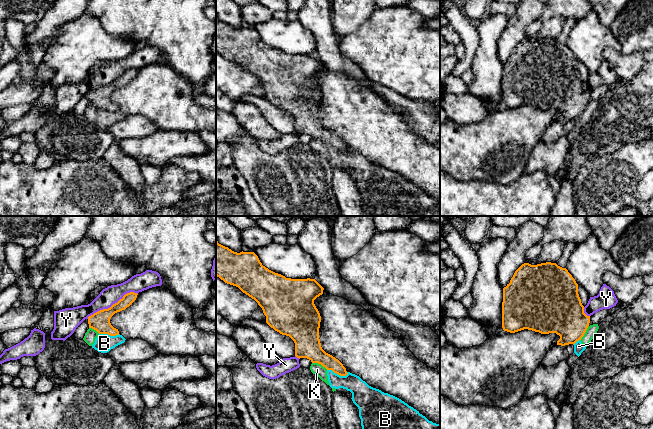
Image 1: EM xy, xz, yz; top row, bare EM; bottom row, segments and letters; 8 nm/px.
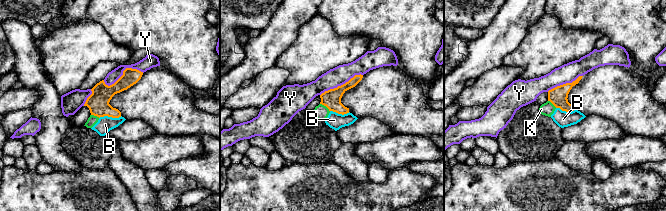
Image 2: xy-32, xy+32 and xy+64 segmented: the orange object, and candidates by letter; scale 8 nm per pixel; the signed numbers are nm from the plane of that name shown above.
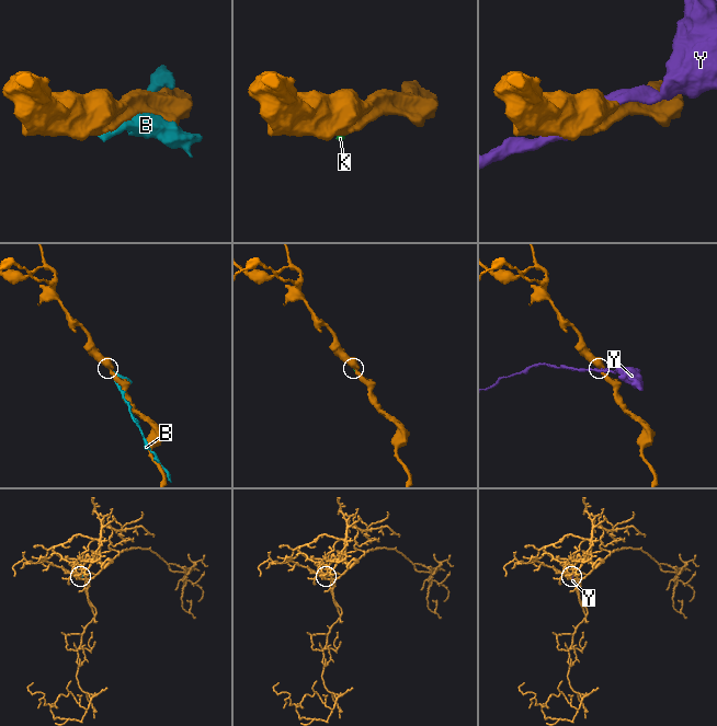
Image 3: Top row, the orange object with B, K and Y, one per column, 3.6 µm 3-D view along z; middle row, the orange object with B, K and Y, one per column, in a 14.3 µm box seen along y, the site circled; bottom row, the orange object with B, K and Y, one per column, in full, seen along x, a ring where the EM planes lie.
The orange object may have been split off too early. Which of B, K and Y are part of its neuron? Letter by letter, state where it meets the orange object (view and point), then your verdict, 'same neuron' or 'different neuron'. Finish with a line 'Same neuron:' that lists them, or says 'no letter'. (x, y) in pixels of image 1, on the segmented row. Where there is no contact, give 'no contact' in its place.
B: contact xz (338, 374); different neuron
K: contact xz (320, 363); different neuron
Y: contact xy (113, 304); different neuron
Same neuron: no letter

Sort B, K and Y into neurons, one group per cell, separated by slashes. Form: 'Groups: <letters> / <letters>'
Groups: B K / Y

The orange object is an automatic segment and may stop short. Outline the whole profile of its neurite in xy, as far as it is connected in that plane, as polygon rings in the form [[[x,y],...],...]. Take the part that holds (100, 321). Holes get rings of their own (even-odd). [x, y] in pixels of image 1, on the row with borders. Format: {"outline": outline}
{"outline": [[[130,292],[123,296],[117,303],[108,309],[100,310],[88,317],[89,328],[96,330],[99,334],[108,334],[110,336],[119,335],[118,329],[114,328],[111,323],[111,317],[129,307],[137,298],[137,293]]]}

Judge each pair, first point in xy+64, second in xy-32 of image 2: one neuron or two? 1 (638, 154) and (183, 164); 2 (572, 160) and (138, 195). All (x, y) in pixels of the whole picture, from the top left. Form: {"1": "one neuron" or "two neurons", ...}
{"1": "two neurons", "2": "one neuron"}

